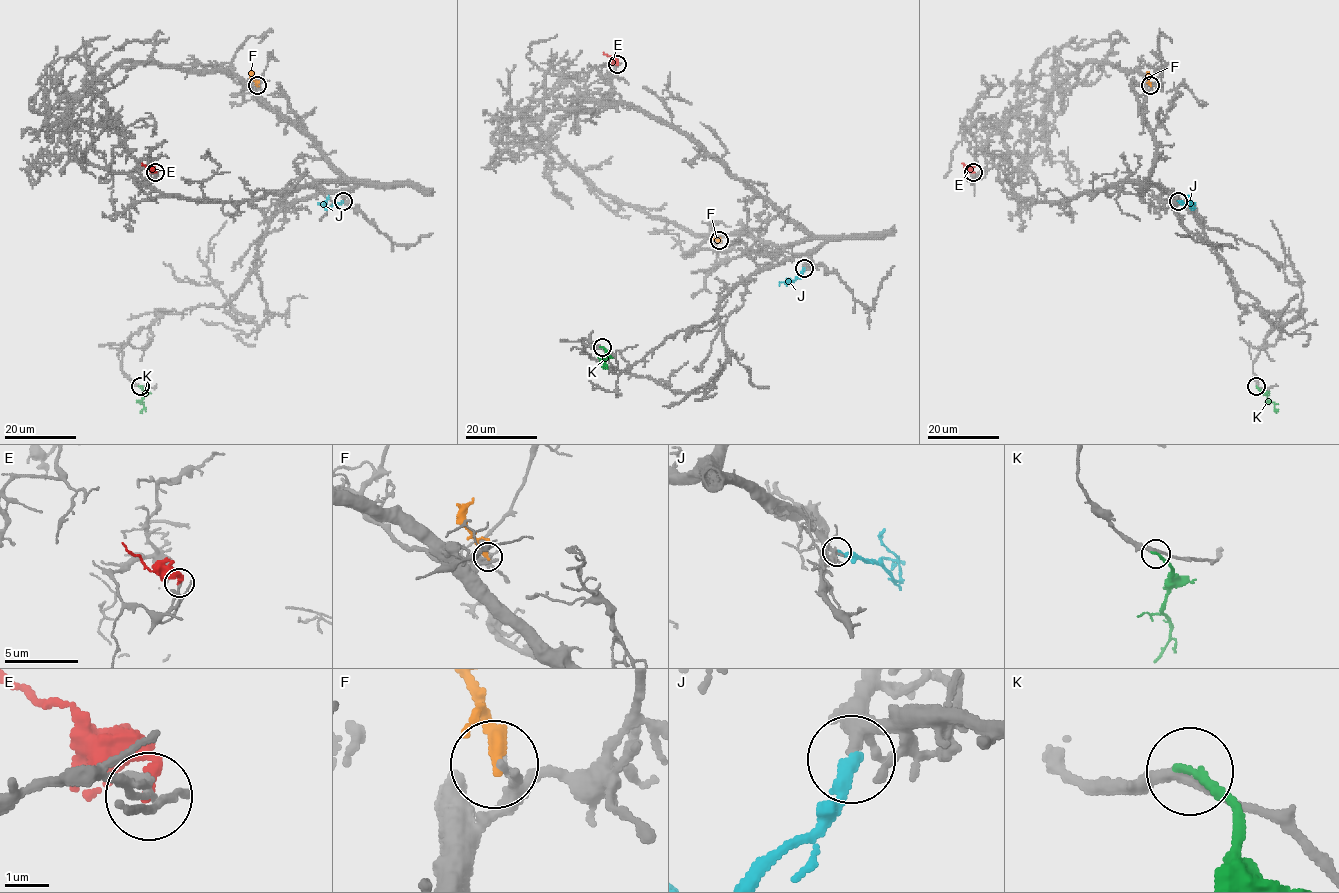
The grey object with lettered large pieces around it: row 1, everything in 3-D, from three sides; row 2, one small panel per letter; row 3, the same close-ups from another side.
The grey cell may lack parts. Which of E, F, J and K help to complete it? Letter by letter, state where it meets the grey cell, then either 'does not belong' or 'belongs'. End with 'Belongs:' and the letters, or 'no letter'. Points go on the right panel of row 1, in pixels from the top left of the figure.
E: meets grey at (973, 172); does not belong
F: meets grey at (1150, 85); does not belong
J: meets grey at (1178, 201); belongs
K: meets grey at (1256, 386); does not belong
Belongs: J

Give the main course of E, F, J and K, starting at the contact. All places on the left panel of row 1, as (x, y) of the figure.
E: (156, 172), (141, 163)
F: (257, 85), (252, 77), (253, 71)
J: (342, 201), (326, 207), (328, 195)
K: (140, 386), (144, 390), (144, 408), (139, 413)

